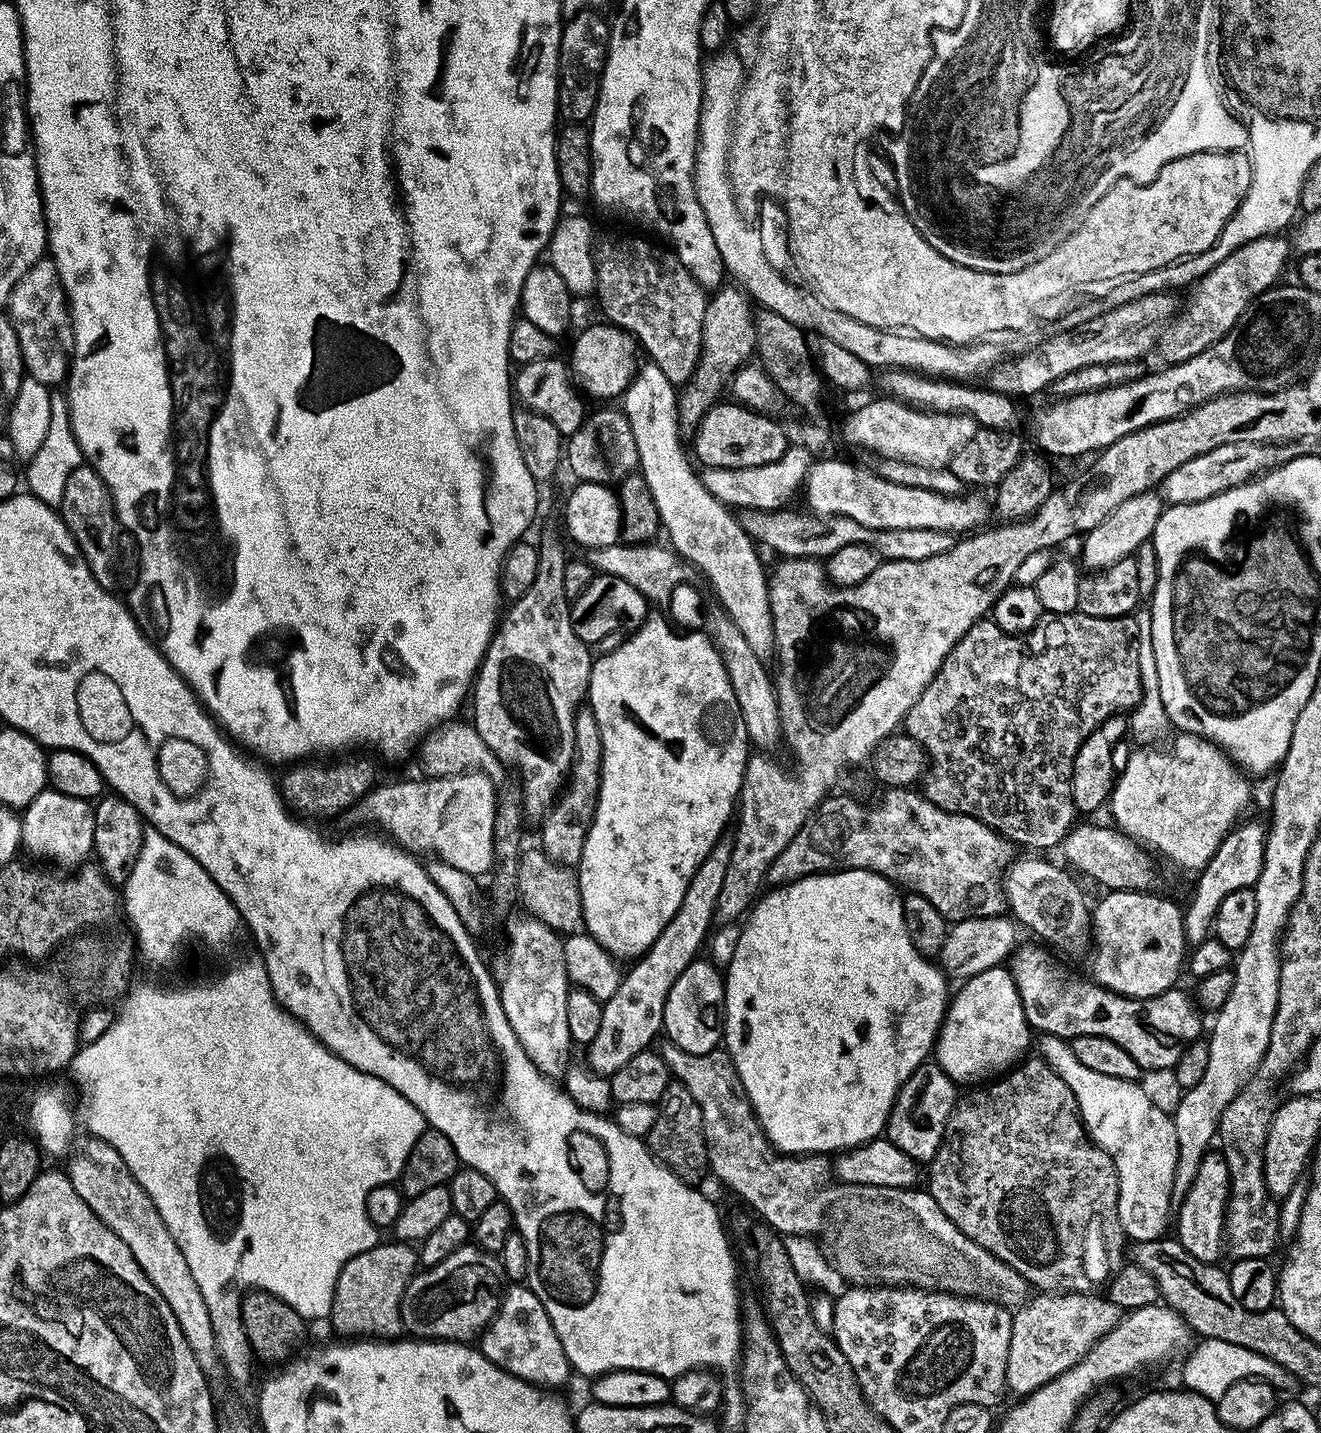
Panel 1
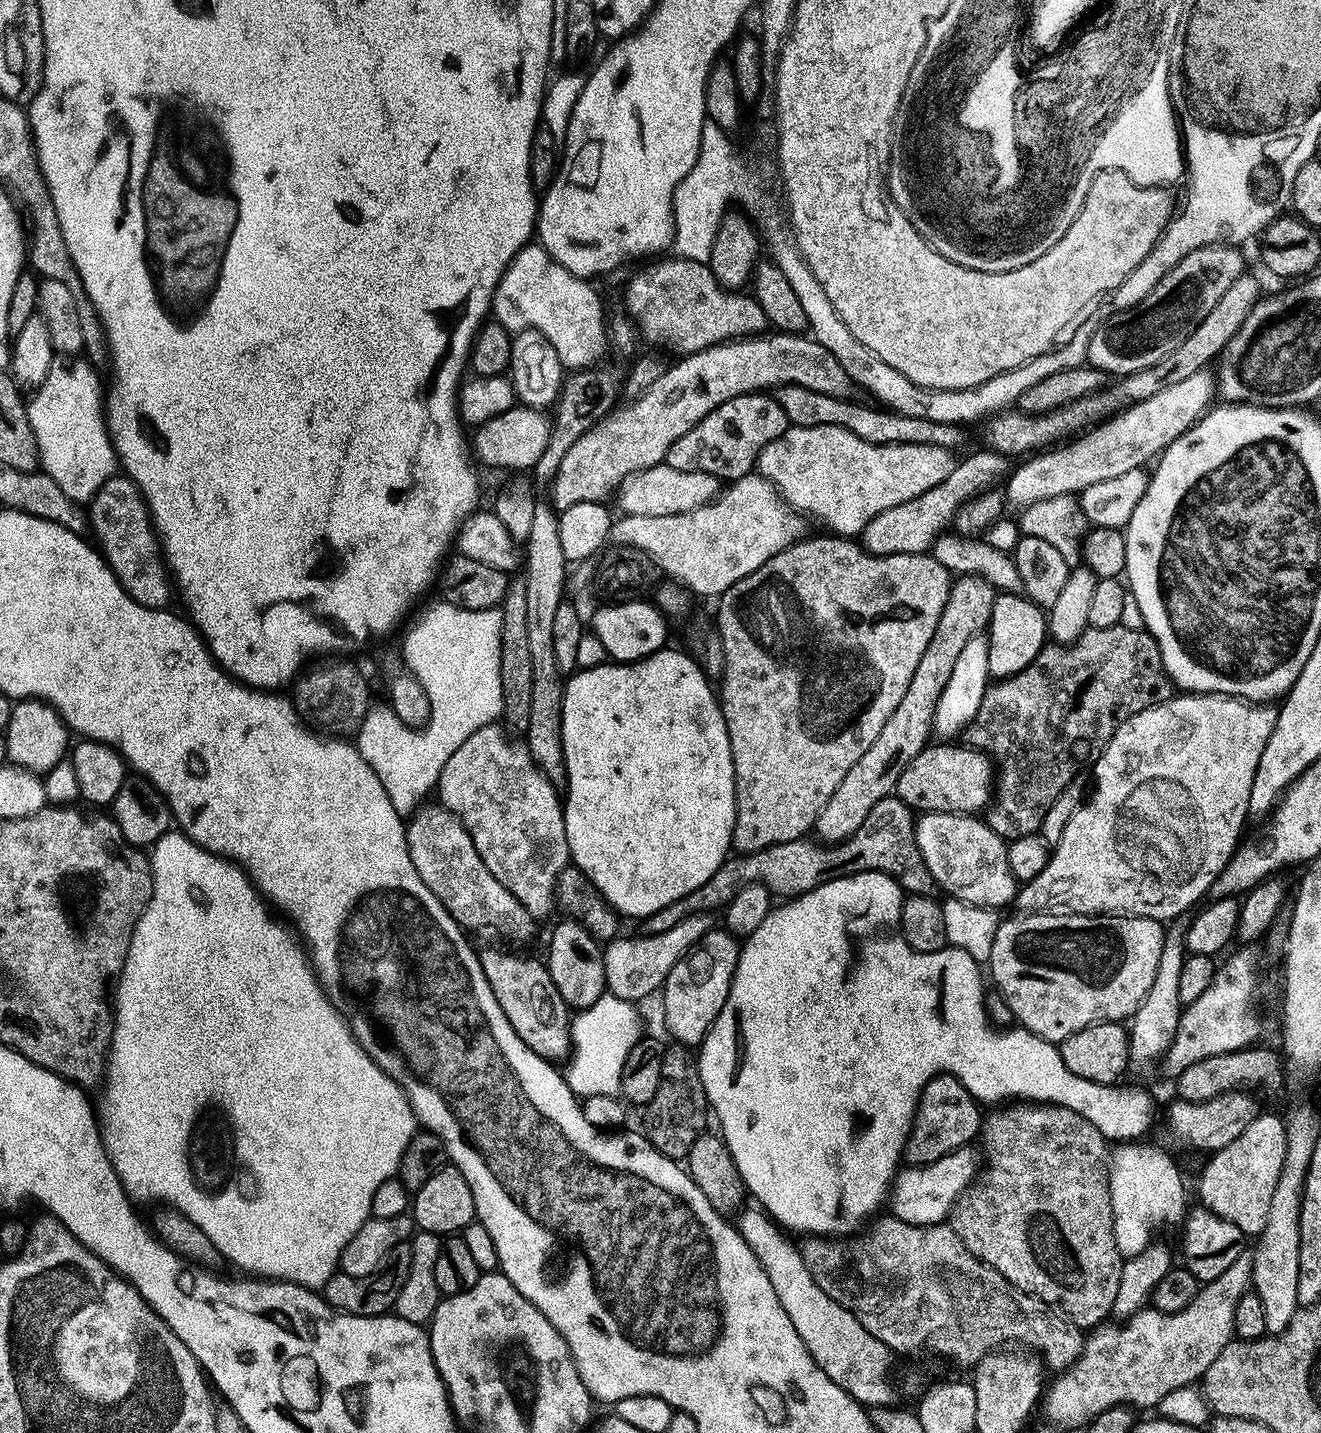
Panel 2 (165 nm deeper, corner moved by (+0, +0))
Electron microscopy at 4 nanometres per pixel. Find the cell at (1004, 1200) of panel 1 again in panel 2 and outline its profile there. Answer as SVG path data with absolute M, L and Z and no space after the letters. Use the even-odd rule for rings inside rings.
M1012 1102L1007 1106L997 1107L995 1110L983 1117L982 1120L982 1141L984 1140L984 1154L982 1156L985 1160L988 1159L988 1169L979 1173L978 1179L968 1188L966 1192L953 1205L950 1215L950 1226L958 1234L958 1238L964 1240L966 1250L970 1250L970 1254L974 1254L984 1264L989 1264L994 1270L998 1270L1008 1281L1014 1285L1018 1290L1028 1293L1029 1296L1037 1296L1043 1300L1045 1304L1061 1311L1069 1320L1073 1320L1076 1325L1082 1330L1091 1330L1098 1324L1105 1323L1112 1316L1112 1307L1114 1306L1114 1298L1117 1297L1120 1269L1122 1265L1121 1252L1119 1246L1115 1244L1114 1226L1112 1225L1112 1208L1111 1208L1111 1182L1109 1180L1109 1163L1110 1163L1110 1144L1105 1140L1104 1135L1098 1130L1098 1126L1094 1126L1086 1118L1082 1118L1082 1114L1078 1114L1074 1110L1064 1108L1061 1104L1042 1104L1039 1102Z

